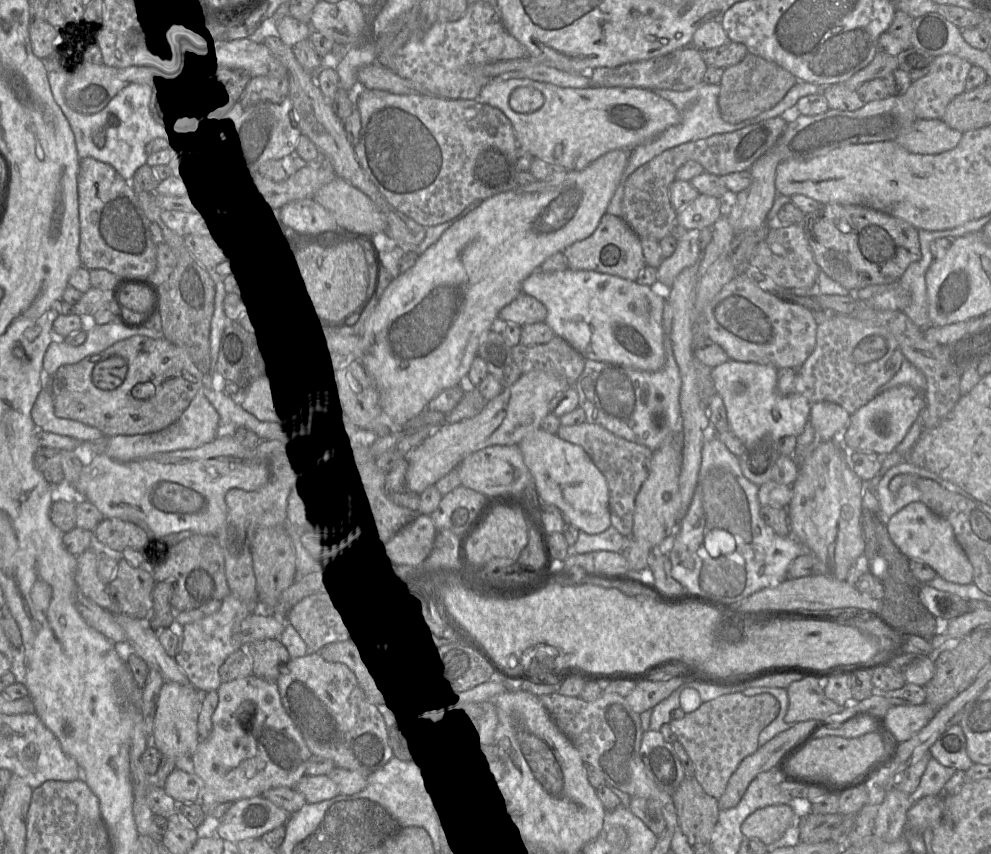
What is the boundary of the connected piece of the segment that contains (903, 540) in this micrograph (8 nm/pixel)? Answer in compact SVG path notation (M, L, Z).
M922 501L911 502L895 513L886 525L892 542L908 559L930 565L939 576L957 584L973 582L973 566L956 541L951 524L933 513Z

